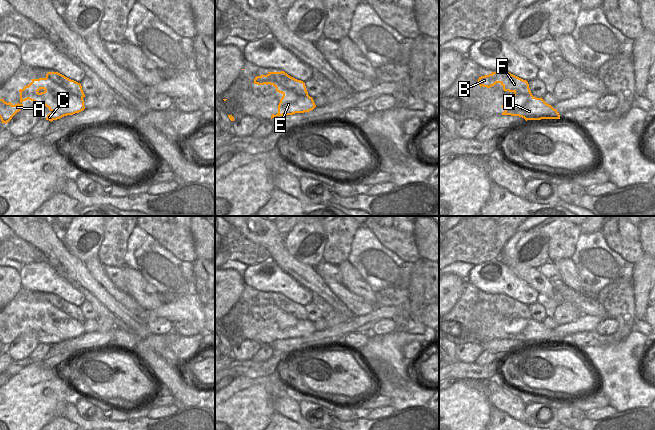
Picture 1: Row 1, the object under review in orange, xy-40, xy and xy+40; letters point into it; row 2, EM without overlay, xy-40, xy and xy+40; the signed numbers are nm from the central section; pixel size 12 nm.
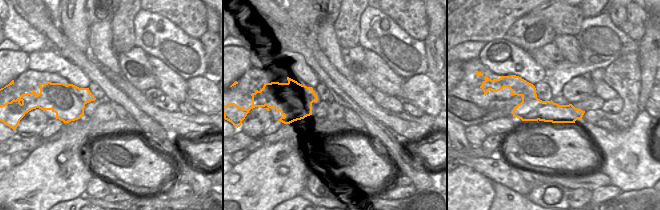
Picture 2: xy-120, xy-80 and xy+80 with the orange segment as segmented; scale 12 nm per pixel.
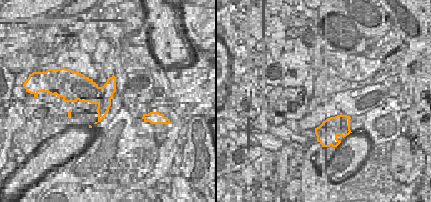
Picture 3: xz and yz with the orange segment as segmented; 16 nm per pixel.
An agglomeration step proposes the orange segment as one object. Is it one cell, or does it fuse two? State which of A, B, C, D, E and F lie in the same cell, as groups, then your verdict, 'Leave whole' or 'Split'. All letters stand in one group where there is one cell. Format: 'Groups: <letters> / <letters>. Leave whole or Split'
Groups: A C D E / B F. Split.

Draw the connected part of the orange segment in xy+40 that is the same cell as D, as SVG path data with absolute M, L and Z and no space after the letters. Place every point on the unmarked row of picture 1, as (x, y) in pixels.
M520 317L507 319L502 332L505 334L502 339L519 340L527 344L560 343L556 333L547 328L542 321L537 322L531 319Z

